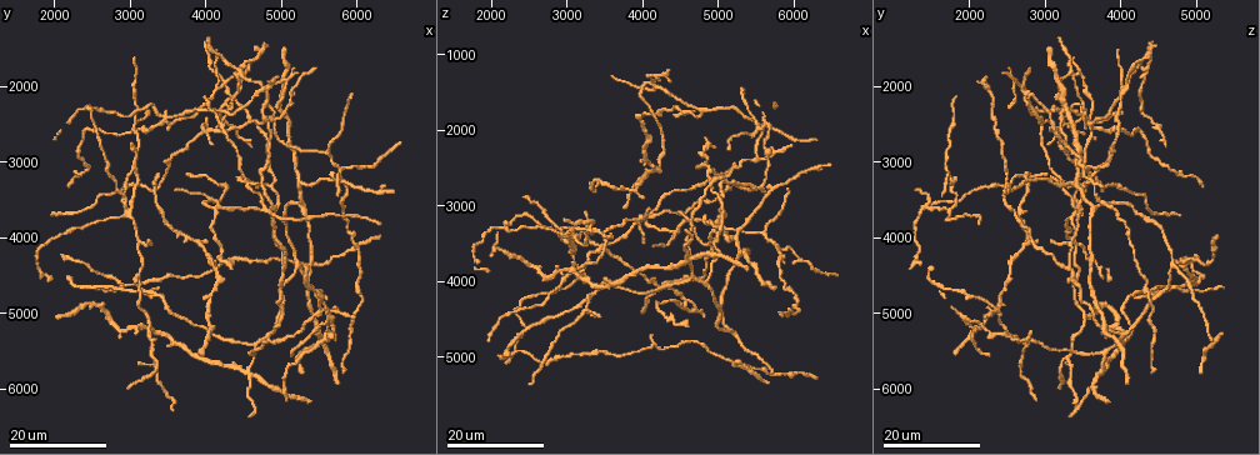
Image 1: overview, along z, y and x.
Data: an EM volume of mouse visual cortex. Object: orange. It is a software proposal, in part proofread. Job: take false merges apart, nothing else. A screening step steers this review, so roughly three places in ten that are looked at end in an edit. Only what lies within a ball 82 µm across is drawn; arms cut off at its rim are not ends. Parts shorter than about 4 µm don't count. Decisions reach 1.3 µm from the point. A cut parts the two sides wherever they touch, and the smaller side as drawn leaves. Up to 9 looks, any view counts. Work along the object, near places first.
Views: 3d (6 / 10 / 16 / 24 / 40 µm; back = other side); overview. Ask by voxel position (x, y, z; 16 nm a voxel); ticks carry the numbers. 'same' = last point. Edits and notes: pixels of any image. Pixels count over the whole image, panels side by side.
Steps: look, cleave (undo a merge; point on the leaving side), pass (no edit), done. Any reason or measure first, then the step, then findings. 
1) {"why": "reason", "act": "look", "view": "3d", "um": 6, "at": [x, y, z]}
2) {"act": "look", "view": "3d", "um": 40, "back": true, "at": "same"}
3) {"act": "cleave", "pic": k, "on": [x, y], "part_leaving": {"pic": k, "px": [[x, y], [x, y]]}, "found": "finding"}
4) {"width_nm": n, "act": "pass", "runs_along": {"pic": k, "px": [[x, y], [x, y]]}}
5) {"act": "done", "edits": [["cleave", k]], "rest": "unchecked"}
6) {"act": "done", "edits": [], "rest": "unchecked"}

{"why": "small branch off a trunk", "act": "look", "view": "3d", "um": 16, "at": [4150, 3550, 1450]}

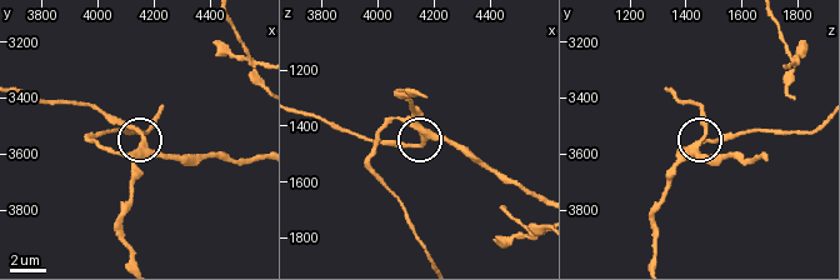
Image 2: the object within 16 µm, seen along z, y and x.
{"act": "look", "view": "3d", "um": 10, "at": [4170, 3570, 1430]}

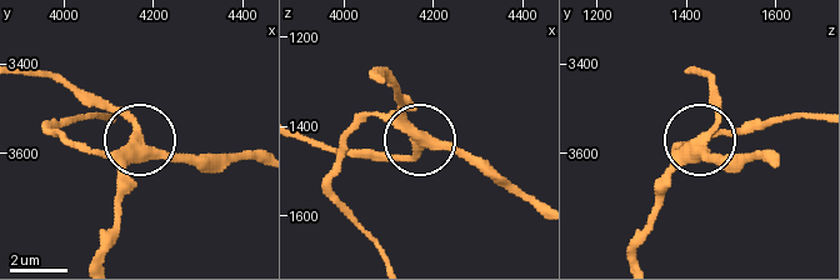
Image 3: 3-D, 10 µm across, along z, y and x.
{"arms": 3, "act": "pass", "runs_along": {"pic": 3, "px": [[111, 116], [51, 130], [130, 145], [98, 98]]}, "found": "continuous, no second neuron"}

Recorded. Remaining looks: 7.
{"why": "three-way junction", "act": "look", "view": "3d", "um": 24, "at": [4800, 3650, 1750]}

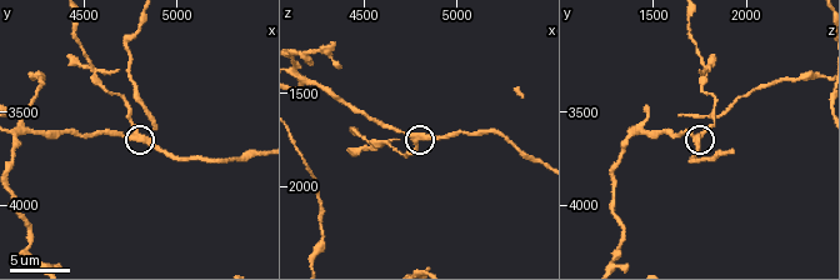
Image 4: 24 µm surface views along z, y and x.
{"act": "look", "view": "3d", "um": 6, "at": [4800, 3600, 1760]}

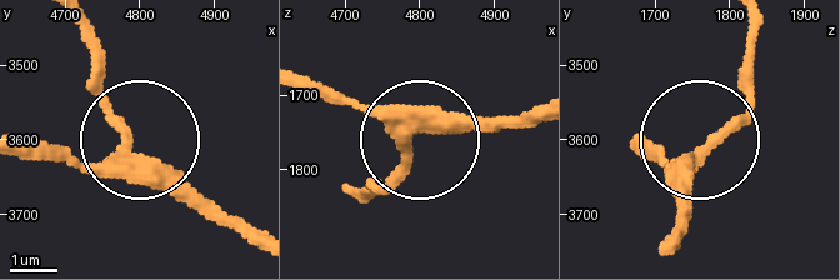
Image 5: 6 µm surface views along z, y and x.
{"act": "pass", "runs_along": {"pic": 5, "px": [[304, 78], [413, 138], [528, 121]]}, "found": "one neuron here"}

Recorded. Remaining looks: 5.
{"why": "four arms meet", "act": "look", "view": "3d", "um": 24, "at": [4000, 2600, 3150]}

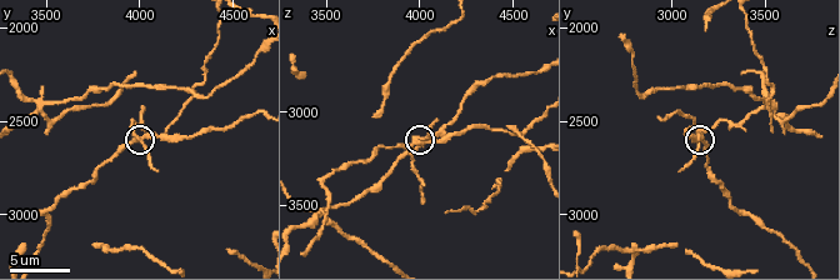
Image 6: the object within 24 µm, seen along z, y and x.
{"act": "look", "view": "3d", "um": 10, "at": [3960, 2600, 3160]}

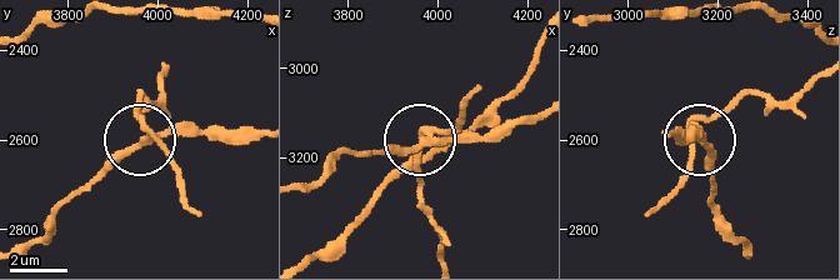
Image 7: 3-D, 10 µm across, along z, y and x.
{"act": "cleave", "pic": 7, "on": [176, 173], "found": "two neurons meet here"}

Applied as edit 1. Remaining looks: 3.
{"why": "redraw", "act": "look", "view": "overview"}

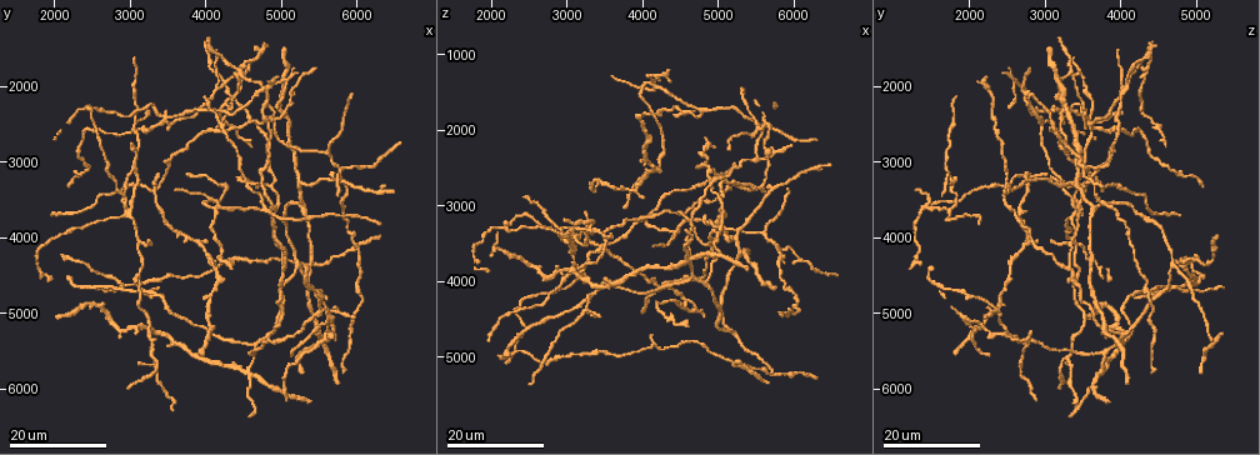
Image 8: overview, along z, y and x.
{"why": "looks like a crossing", "act": "look", "view": "3d", "um": 24, "at": [4400, 1850, 3350]}

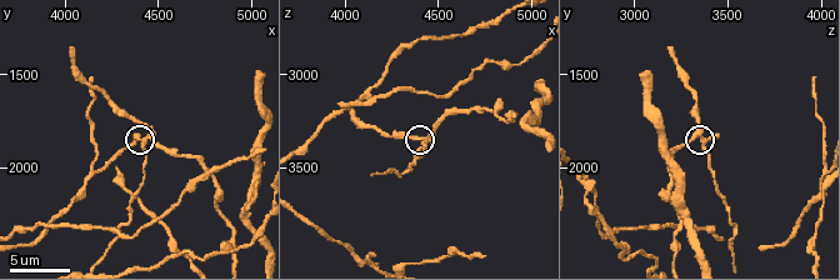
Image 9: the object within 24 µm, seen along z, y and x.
{"why": "zoom in", "act": "look", "view": "3d", "um": 6, "at": [4440, 1820, 3360]}

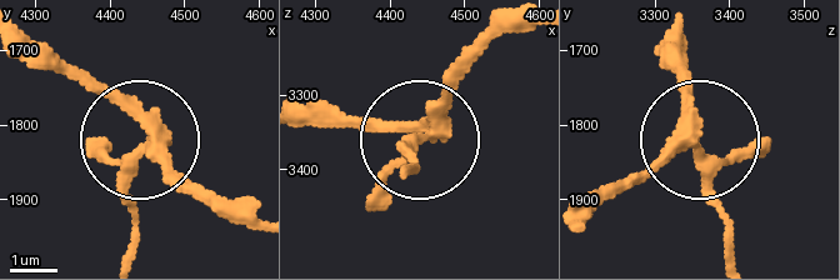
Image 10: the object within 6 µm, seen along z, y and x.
{"side_arm_um": 11, "act": "cleave", "pic": 10, "on": [123, 191], "part_leaving": {"pic": 10, "px": [[150, 133], [126, 200], [138, 249]]}, "found": "two neurons meet here"}

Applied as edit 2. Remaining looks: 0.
{"act": "done", "edits": [["cleave", 7], ["cleave", 10]], "rest": "unchecked"}

